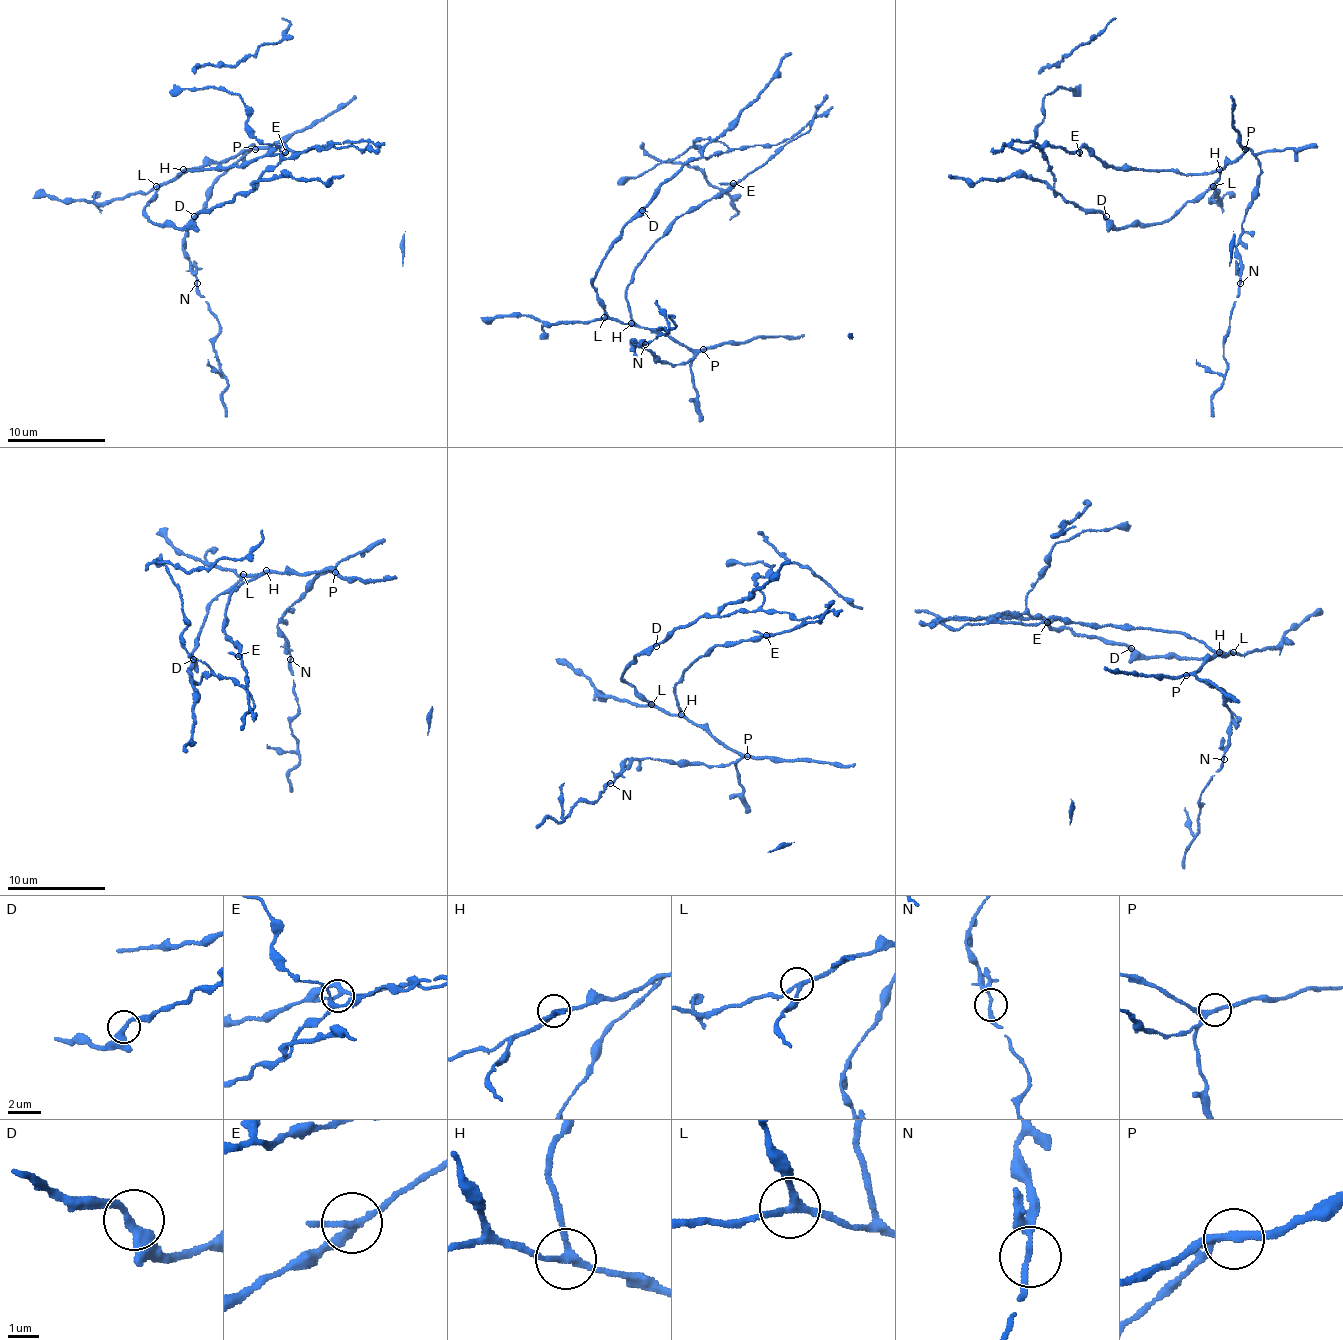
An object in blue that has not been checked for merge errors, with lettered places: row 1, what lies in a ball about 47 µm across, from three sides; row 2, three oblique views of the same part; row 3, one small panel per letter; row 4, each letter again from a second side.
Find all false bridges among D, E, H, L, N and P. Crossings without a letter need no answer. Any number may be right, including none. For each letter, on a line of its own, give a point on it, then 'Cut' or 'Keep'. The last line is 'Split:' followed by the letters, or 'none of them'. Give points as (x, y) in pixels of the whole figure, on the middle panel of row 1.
D: Place: (642, 210). Keep
E: Place: (733, 183). Keep
H: Place: (631, 323). Keep
L: Place: (604, 317). Keep
N: Place: (645, 344). Keep
P: Place: (703, 349). Keep
Split: none of them

